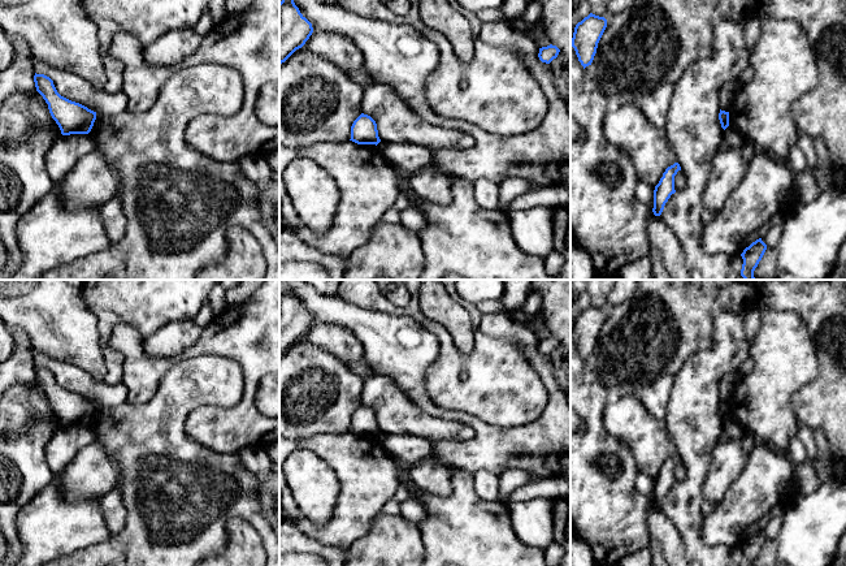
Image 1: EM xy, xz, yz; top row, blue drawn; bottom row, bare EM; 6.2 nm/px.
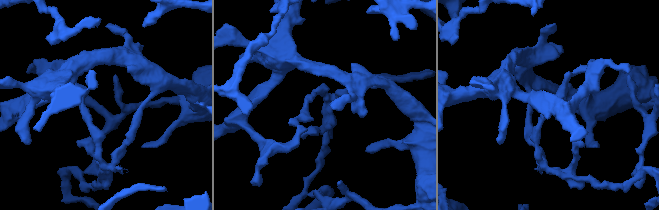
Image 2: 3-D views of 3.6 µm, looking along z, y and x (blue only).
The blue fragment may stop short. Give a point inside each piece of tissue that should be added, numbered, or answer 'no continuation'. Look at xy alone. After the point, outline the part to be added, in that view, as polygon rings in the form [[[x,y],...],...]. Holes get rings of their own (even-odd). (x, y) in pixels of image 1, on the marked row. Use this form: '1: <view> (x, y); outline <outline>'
no continuation

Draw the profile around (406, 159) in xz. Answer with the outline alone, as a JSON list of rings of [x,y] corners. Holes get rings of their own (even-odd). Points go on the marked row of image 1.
[[[379,142],[377,150],[400,177],[408,177],[424,168],[441,172],[433,151],[417,144]]]

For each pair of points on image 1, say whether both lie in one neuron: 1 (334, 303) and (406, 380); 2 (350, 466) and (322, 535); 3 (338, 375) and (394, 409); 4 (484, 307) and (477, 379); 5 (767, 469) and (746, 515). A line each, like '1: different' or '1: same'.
1: same
2: same
3: different
4: different
5: same

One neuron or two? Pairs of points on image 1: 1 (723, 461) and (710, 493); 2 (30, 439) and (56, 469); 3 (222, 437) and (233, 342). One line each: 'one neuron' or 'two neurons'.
1: one neuron
2: two neurons
3: one neuron

